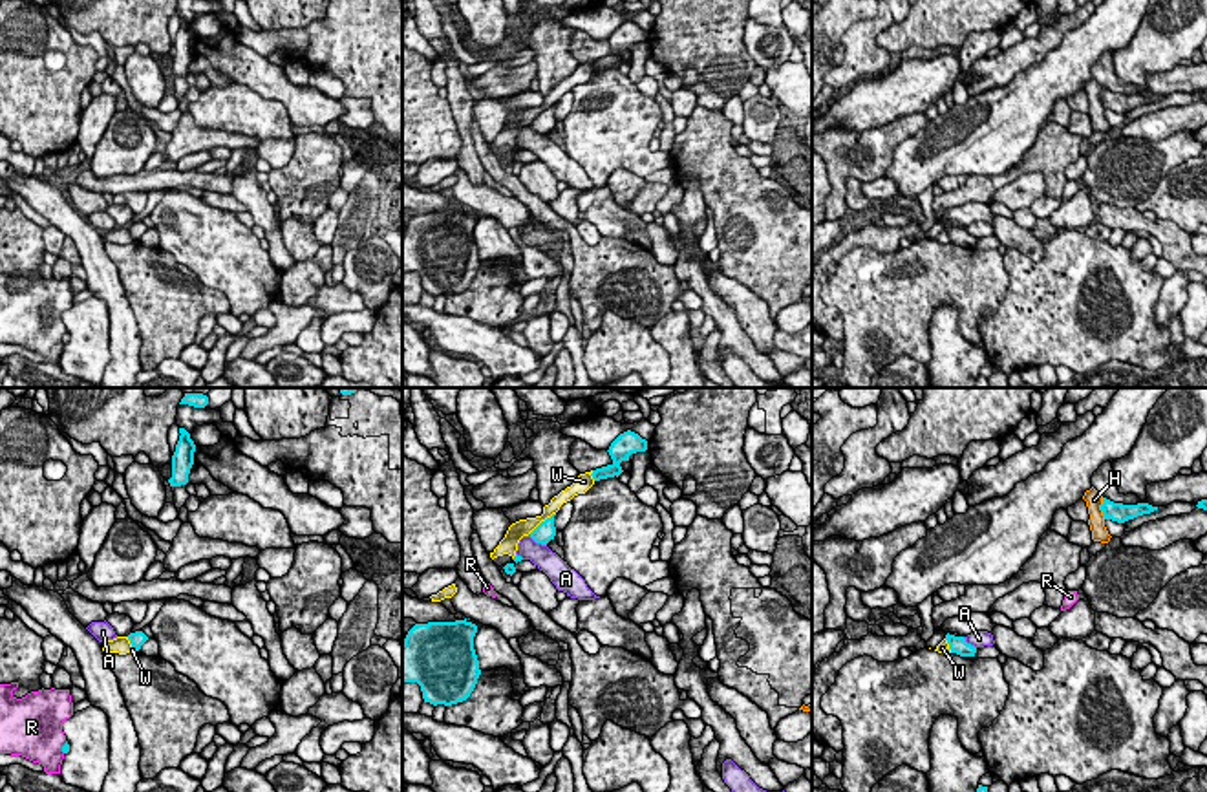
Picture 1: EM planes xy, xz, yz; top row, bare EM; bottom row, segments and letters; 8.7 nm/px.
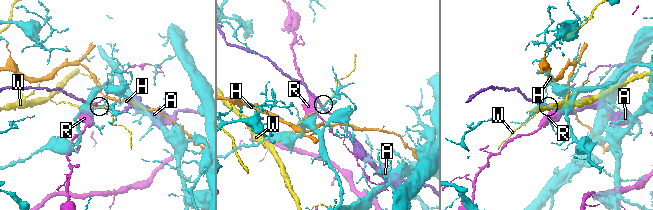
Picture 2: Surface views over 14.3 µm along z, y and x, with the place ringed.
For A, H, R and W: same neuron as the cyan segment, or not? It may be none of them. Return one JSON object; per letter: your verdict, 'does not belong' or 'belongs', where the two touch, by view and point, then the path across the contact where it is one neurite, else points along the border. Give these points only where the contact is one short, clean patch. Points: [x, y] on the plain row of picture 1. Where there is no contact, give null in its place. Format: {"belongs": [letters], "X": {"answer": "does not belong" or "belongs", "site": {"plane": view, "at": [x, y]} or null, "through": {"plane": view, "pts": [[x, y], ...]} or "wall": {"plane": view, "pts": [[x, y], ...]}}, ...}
{"belongs": [], "A": {"answer": "does not belong", "site": {"plane": "xz", "at": [538, 132]}}, "H": {"answer": "does not belong", "site": {"plane": "yz", "at": [1101, 99]}}, "R": {"answer": "does not belong", "site": {"plane": "xy", "at": [63, 337]}}, "W": {"answer": "does not belong", "site": {"plane": "xz", "at": [542, 112]}}}

